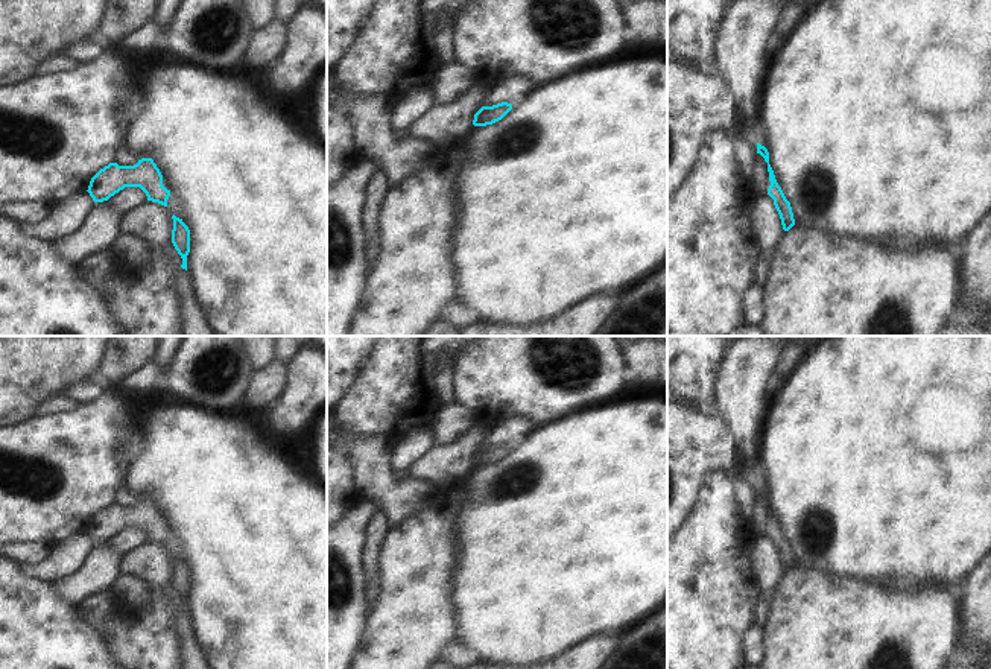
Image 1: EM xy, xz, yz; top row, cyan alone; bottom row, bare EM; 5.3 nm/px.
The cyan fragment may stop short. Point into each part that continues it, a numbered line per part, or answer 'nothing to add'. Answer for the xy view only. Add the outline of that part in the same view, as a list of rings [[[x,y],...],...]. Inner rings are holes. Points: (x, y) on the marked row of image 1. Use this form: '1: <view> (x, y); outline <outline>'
nothing to add

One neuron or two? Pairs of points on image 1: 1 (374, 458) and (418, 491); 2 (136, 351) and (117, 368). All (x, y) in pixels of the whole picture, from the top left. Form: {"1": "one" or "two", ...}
{"1": "one", "2": "one"}

